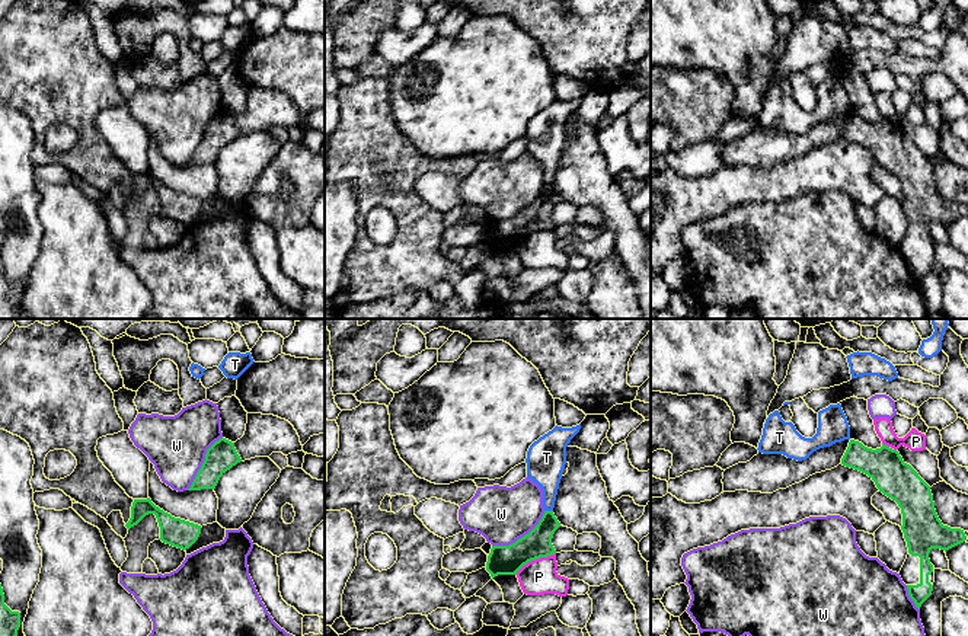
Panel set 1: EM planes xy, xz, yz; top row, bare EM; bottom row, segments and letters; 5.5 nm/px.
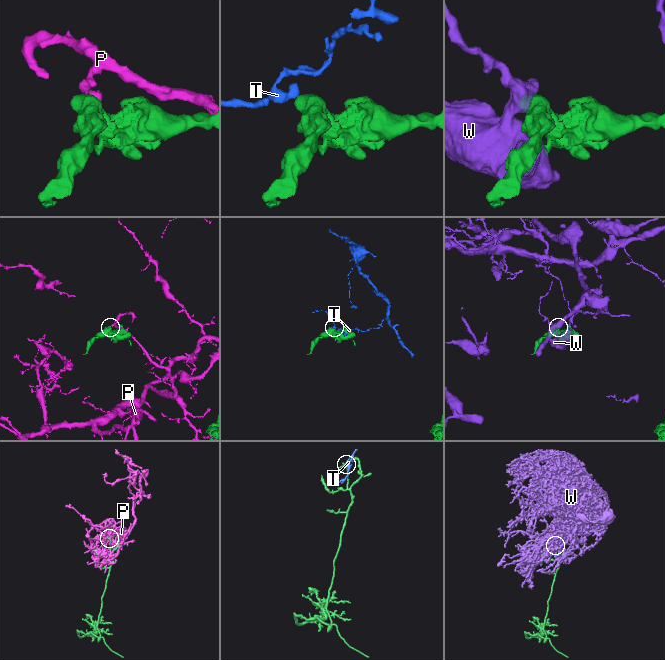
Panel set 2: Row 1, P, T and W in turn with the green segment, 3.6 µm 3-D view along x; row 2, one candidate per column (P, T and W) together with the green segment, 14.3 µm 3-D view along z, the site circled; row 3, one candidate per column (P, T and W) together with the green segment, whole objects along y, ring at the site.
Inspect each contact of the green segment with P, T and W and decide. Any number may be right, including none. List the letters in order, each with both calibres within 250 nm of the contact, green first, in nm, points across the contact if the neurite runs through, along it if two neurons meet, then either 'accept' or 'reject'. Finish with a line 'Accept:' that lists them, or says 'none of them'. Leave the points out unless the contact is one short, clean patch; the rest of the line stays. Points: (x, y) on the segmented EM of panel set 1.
P: calibres 160 and 200 nm; reject
T: calibres 160 and 200 nm; border xz (545, 510), (552, 511); reject
W: calibres 160 and 320 nm; reject
Accept: none of them

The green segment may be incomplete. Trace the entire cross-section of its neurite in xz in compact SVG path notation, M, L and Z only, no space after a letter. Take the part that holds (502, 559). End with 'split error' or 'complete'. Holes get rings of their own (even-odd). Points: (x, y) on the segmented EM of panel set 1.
M544 511L528 534L509 546L492 546L486 562L492 579L498 575L517 575L528 562L555 554L552 538L559 527L560 522L553 511Z; complete

